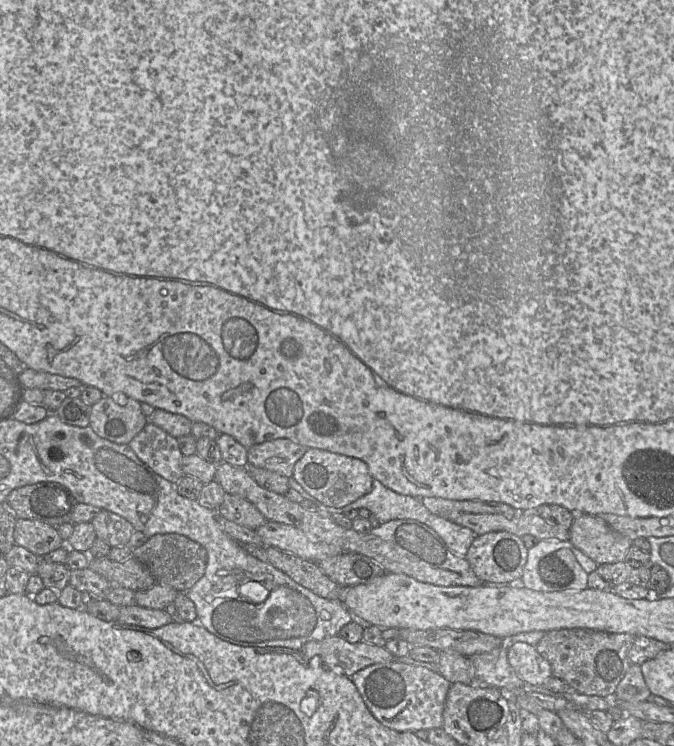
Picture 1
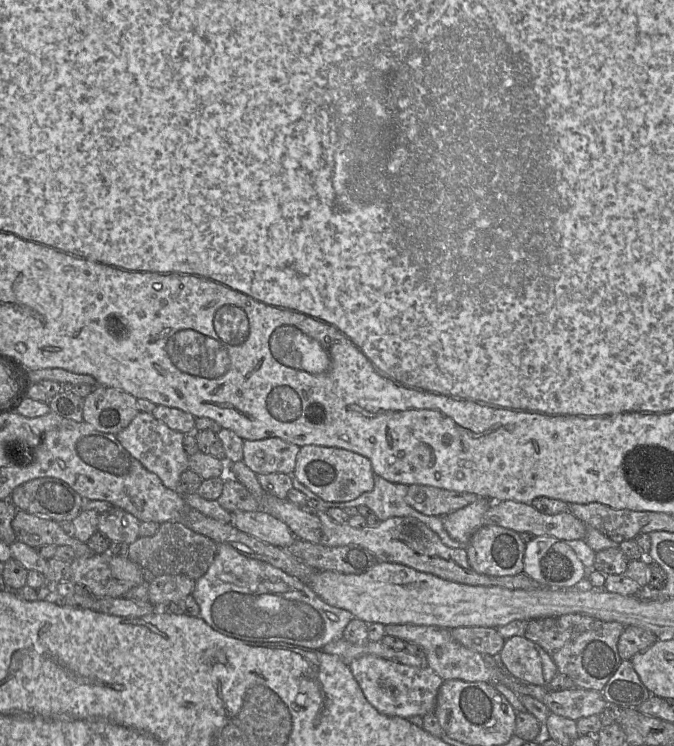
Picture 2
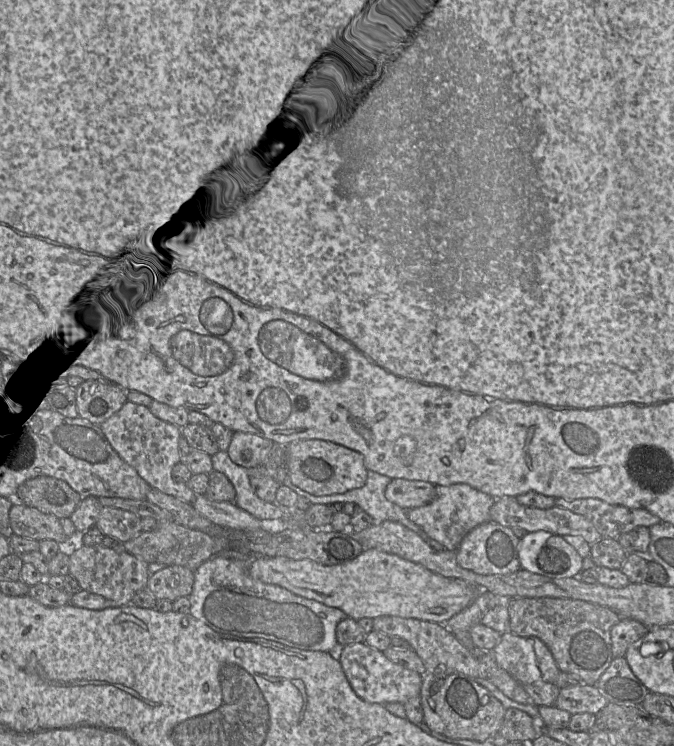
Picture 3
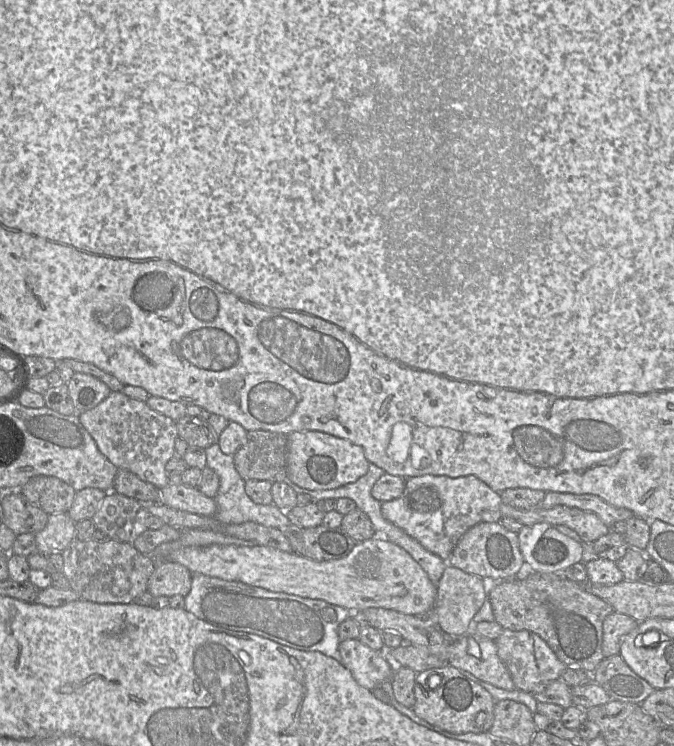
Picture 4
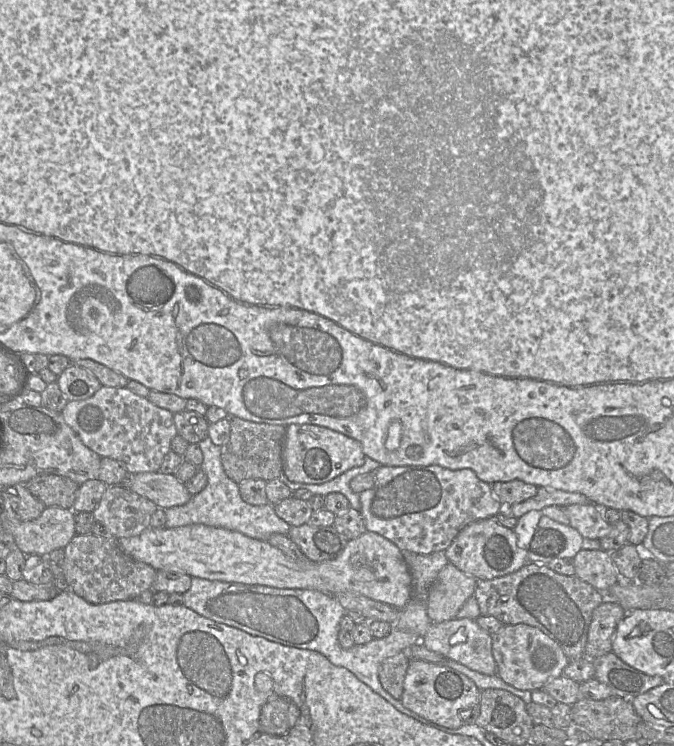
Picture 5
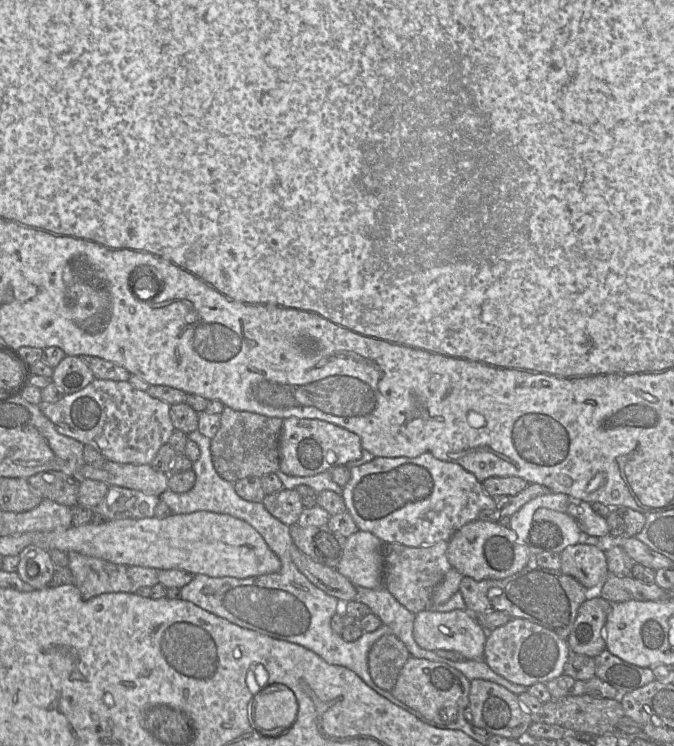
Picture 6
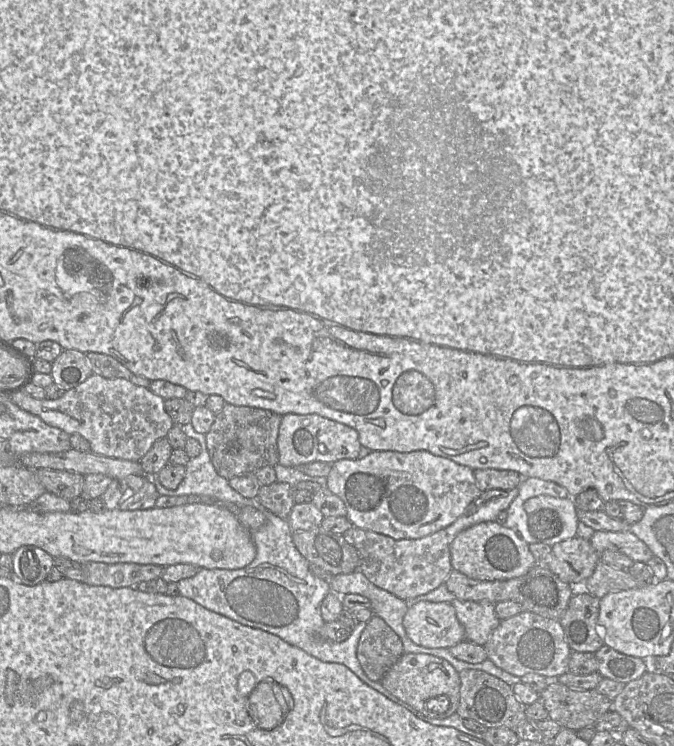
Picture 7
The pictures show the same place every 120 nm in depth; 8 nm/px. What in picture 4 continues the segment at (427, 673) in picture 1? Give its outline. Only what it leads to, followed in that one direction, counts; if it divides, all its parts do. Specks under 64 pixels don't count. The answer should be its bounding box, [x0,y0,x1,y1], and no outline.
[338,639,396,690]

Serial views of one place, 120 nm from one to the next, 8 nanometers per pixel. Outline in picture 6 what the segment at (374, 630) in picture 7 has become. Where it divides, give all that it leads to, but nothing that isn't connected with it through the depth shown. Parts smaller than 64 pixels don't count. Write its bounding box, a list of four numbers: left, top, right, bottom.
[367,632,409,692]

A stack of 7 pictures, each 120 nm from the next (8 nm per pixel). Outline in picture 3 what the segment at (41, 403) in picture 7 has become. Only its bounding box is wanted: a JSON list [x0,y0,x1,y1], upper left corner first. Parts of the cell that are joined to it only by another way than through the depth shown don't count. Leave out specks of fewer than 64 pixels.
[100,401,196,504]

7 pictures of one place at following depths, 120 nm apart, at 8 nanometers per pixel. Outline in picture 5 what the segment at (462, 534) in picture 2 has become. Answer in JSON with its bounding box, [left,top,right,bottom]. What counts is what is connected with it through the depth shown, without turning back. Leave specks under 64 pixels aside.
[359,465,505,555]

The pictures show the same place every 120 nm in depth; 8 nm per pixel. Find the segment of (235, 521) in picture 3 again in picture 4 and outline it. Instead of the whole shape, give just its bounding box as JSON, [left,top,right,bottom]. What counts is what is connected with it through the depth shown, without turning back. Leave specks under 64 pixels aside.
[160,483,216,516]

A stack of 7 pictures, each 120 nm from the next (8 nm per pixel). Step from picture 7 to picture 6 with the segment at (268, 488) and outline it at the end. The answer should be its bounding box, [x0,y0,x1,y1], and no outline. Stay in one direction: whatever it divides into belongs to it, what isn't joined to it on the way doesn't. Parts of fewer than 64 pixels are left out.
[262,489,304,526]

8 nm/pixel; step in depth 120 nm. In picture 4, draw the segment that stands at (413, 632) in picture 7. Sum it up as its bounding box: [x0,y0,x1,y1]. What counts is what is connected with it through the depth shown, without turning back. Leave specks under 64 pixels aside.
[448,626,516,690]

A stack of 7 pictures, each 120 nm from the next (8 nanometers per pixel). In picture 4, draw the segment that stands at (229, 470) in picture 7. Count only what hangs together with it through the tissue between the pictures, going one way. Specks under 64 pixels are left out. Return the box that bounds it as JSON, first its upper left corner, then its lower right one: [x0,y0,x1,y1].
[233,430,288,482]

